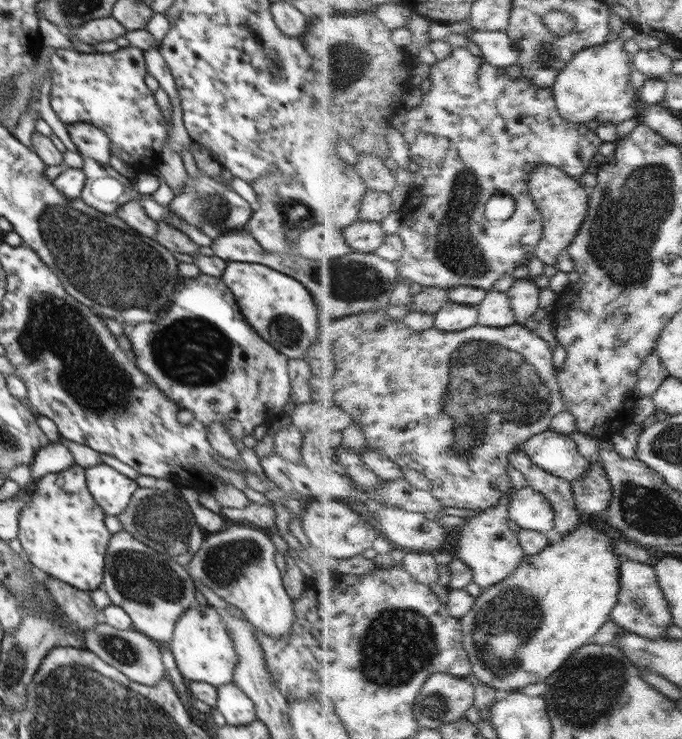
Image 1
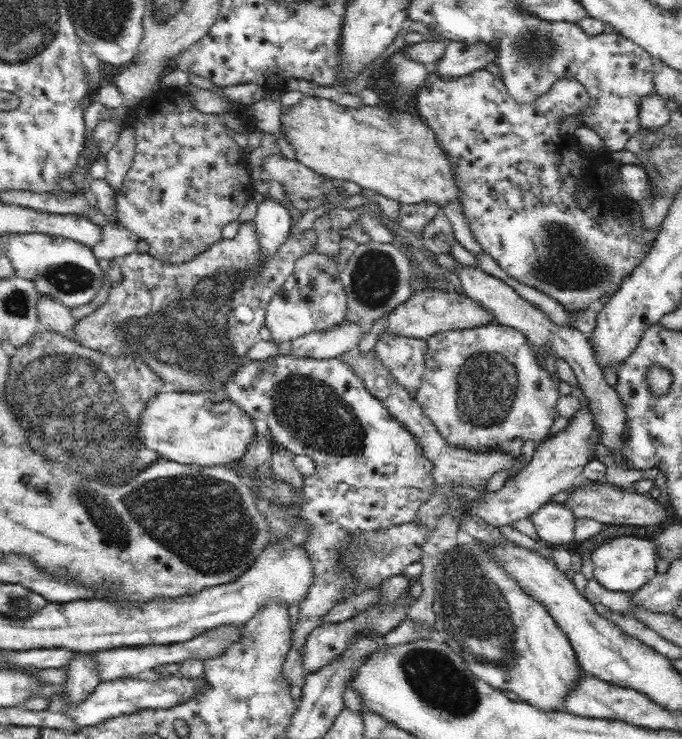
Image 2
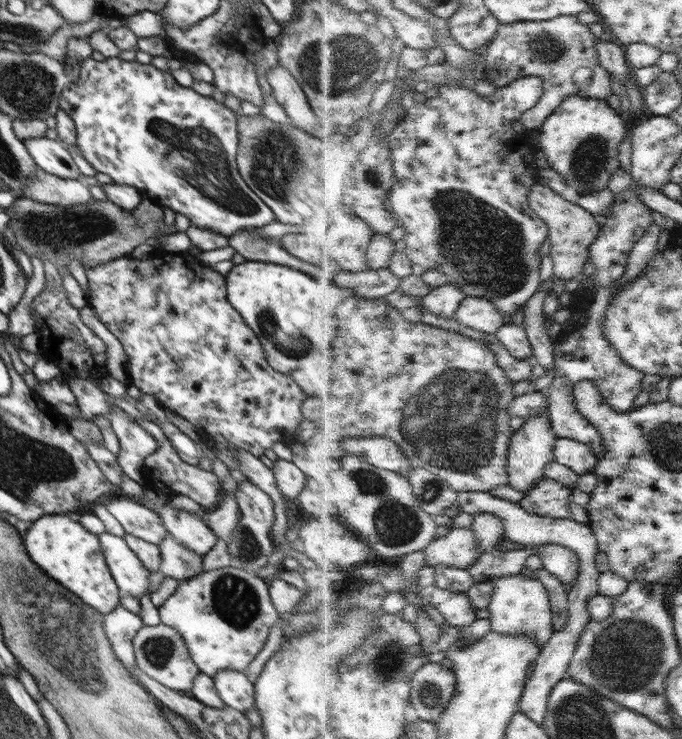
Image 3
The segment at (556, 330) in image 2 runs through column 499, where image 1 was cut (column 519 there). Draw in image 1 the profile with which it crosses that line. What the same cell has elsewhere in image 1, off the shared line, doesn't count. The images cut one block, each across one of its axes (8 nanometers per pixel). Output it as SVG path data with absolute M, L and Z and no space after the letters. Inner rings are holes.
M531 278L517 279L507 293L510 295L520 324L526 324L530 320L530 316L534 318L534 314L540 310L542 288Z

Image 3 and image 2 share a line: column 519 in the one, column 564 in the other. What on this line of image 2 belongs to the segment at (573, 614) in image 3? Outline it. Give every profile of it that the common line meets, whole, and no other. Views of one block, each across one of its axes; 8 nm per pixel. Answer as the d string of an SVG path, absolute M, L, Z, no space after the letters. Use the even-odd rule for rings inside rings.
M548 500L536 512L528 516L530 524L542 541L552 545L570 543L574 540L576 515L569 504Z

